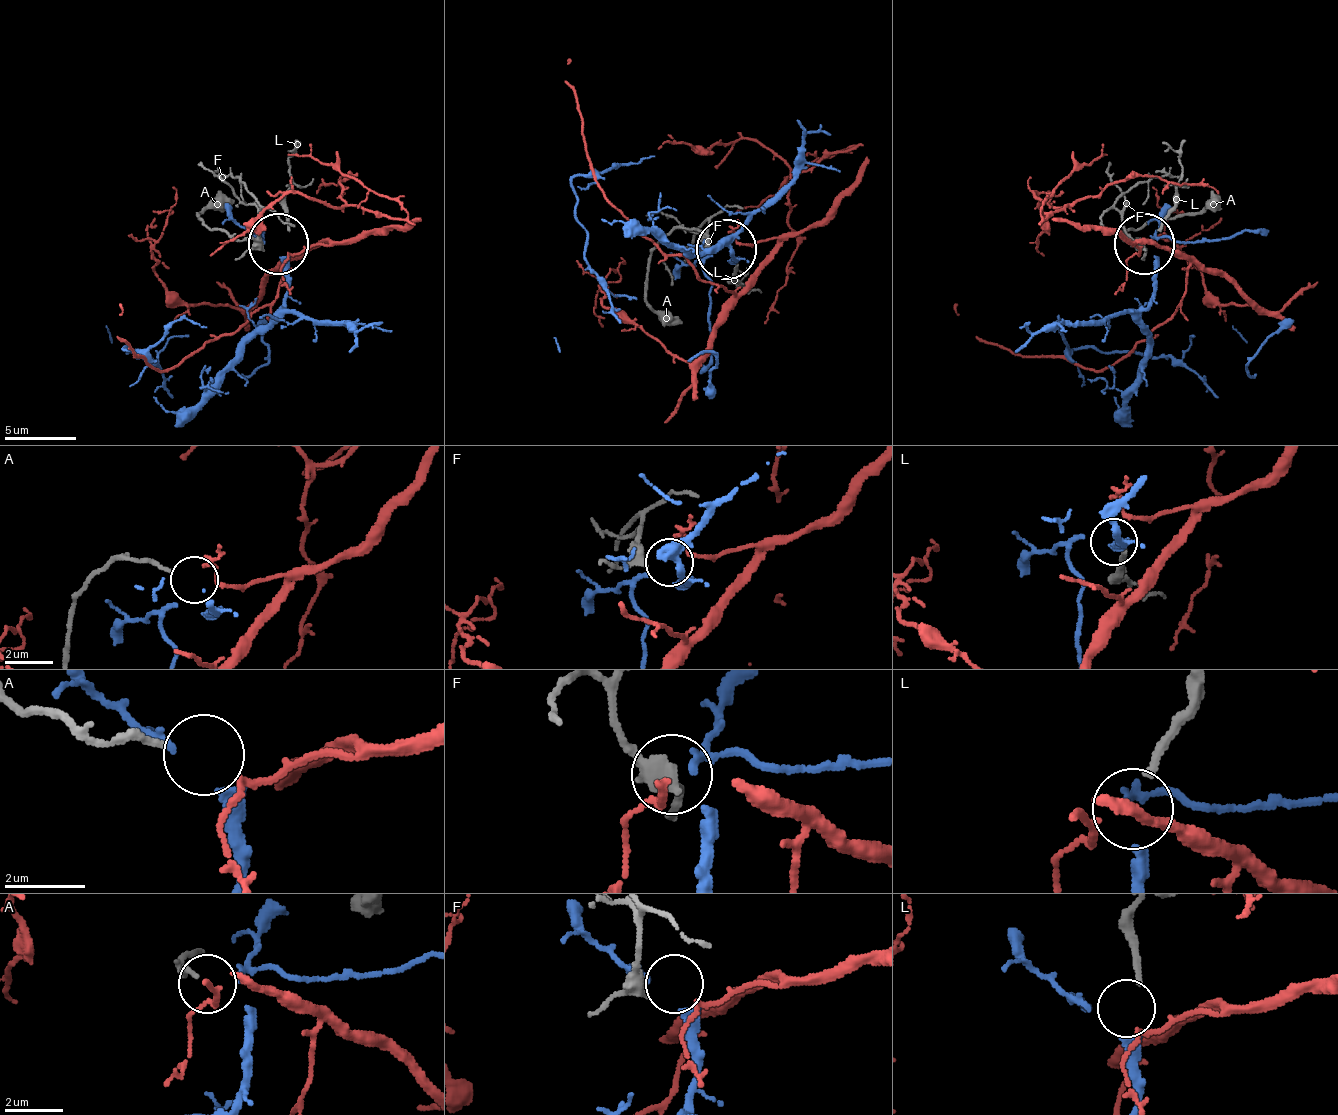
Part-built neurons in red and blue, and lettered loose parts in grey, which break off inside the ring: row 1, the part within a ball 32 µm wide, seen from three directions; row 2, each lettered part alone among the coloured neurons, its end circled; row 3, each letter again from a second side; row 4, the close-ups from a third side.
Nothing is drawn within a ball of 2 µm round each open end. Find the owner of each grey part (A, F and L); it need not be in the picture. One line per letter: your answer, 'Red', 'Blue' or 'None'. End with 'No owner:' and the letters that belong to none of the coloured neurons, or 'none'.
A: None
F: Red
L: Blue
No owner: A

